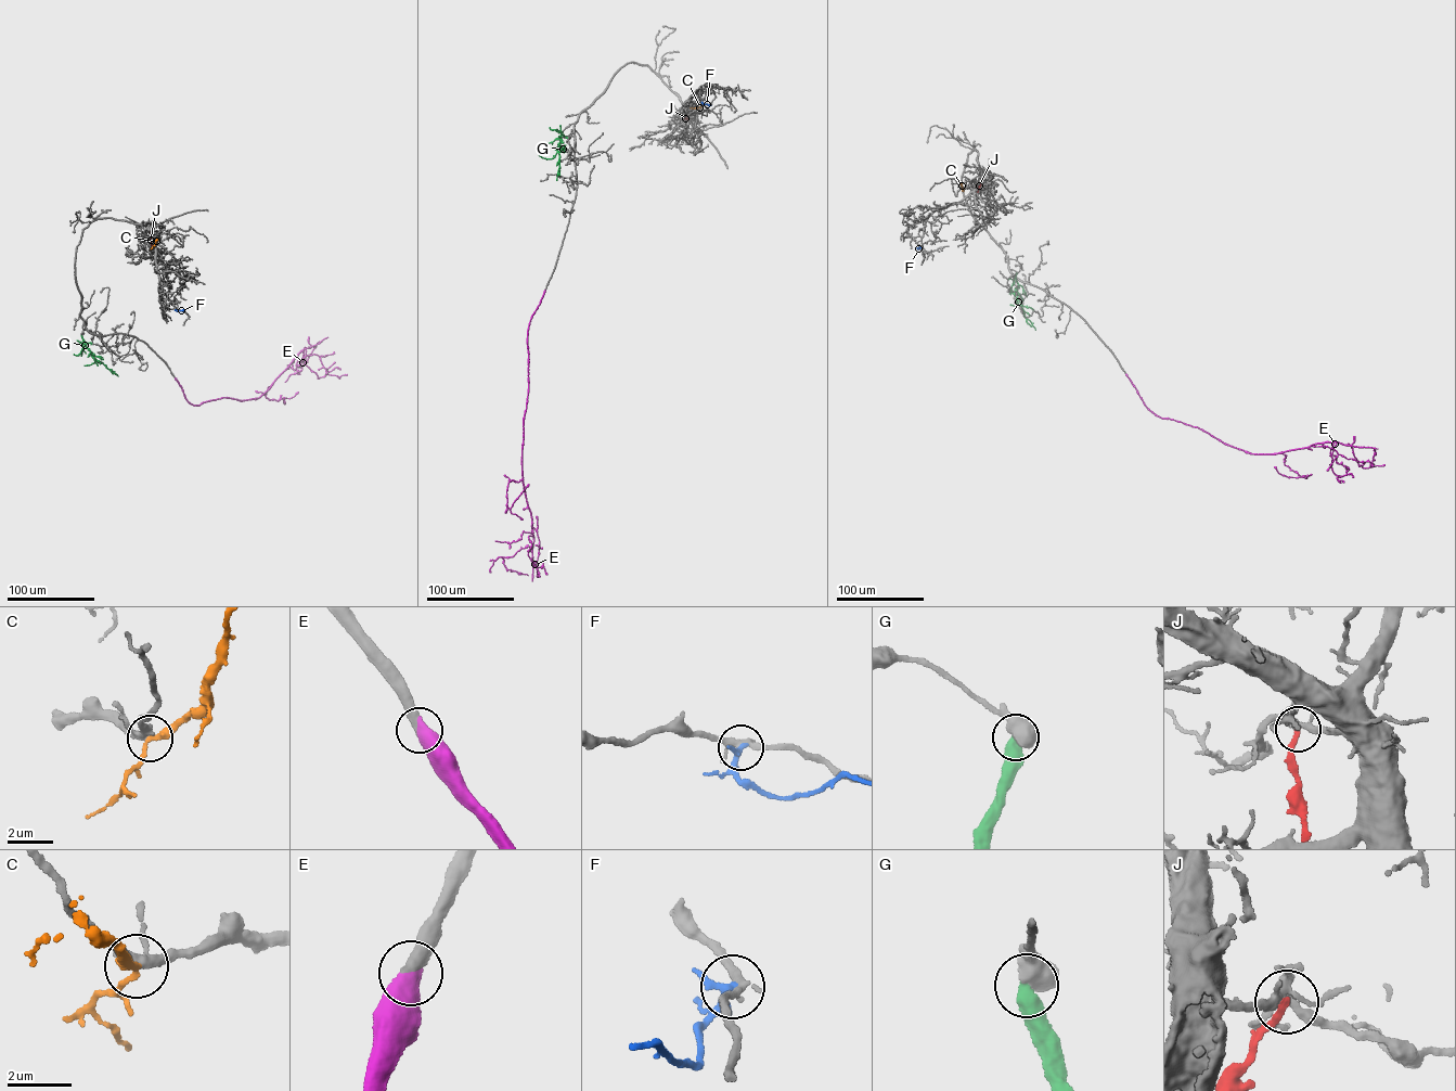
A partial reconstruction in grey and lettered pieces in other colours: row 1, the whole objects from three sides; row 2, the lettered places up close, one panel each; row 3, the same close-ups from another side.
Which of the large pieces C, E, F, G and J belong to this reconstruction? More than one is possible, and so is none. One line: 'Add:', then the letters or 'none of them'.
Add: C, E

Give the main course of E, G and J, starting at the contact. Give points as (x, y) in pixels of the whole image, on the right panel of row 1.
E: (1125, 374), (1155, 413), (1251, 453), (1336, 441), (1351, 446), (1358, 464), (1371, 465), (1374, 450)
G: (1016, 272), (1016, 290), (1023, 313), (1035, 330)
J: (983, 179), (977, 192)

